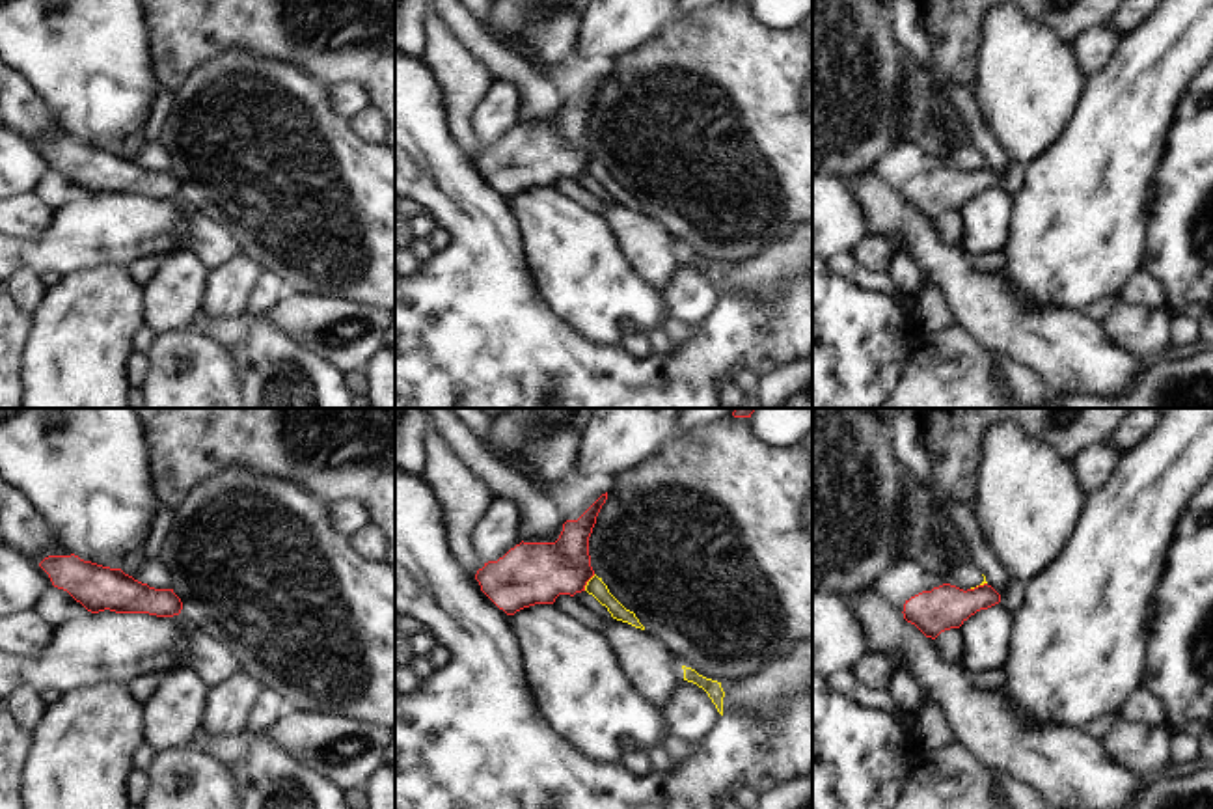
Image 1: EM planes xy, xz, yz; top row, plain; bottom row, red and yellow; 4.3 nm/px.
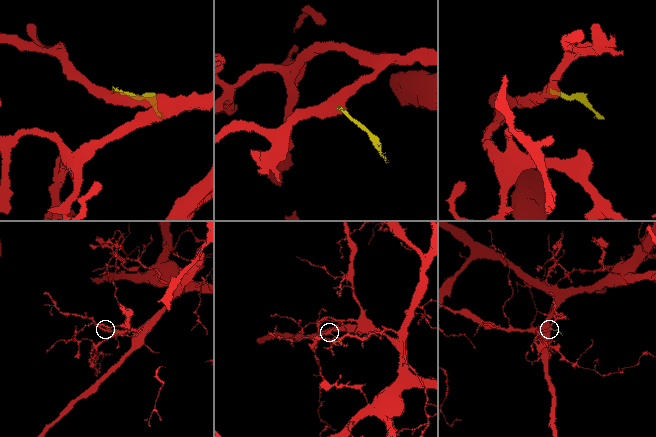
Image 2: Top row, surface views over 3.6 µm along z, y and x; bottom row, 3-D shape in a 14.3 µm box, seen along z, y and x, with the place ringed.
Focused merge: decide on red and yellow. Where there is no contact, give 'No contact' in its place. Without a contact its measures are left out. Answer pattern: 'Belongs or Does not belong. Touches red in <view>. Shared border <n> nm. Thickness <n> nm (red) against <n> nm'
Does not belong. Touches red in xz. Shared border 90 nm. Thickness 280 nm (red) against 80 nm

